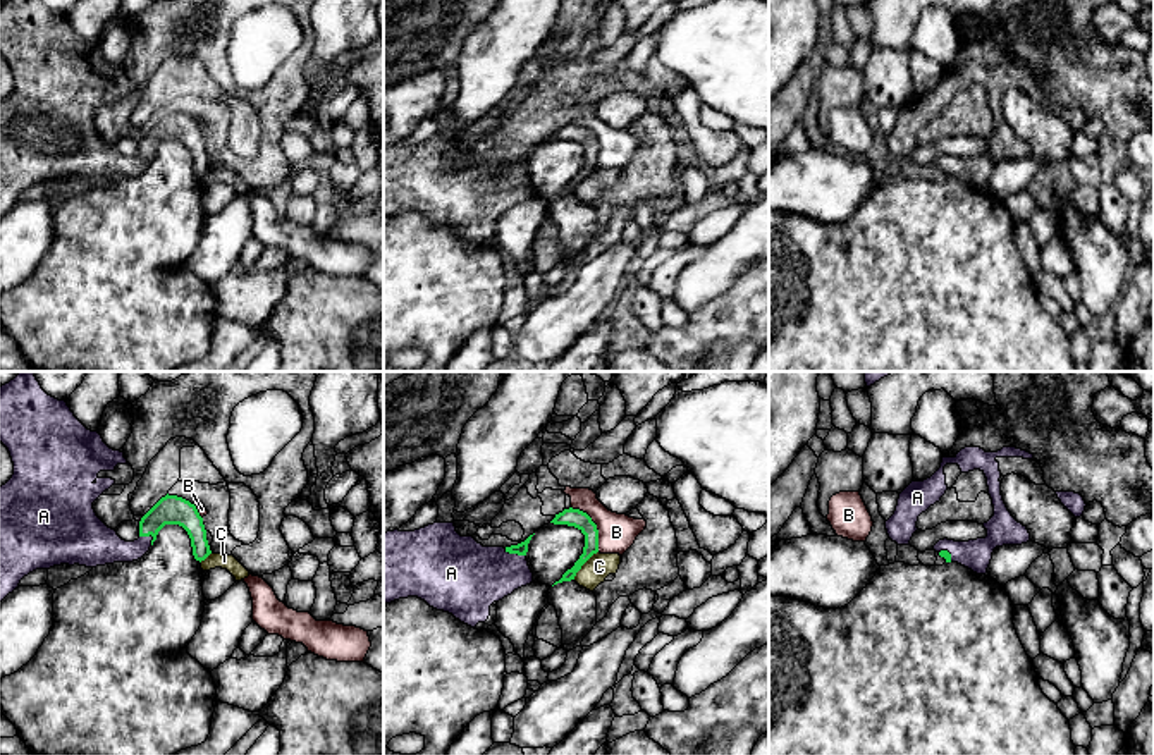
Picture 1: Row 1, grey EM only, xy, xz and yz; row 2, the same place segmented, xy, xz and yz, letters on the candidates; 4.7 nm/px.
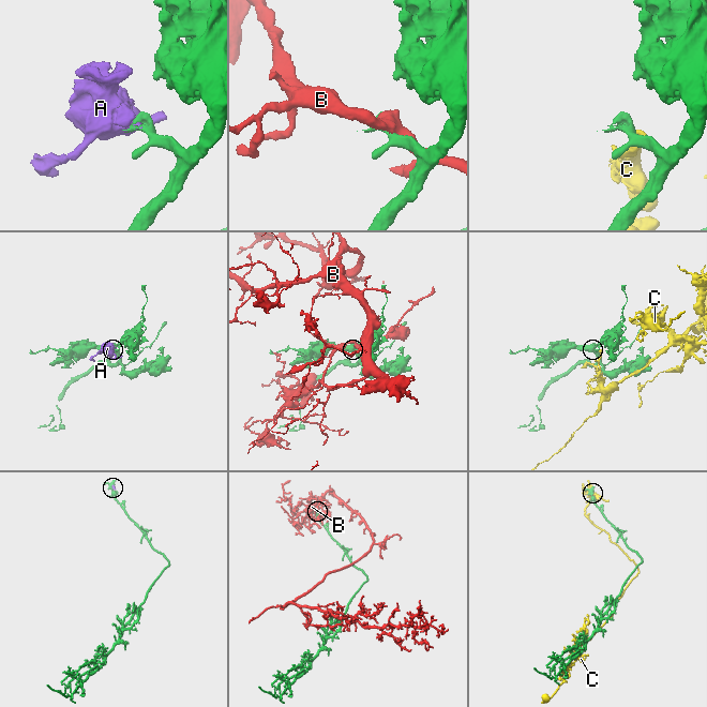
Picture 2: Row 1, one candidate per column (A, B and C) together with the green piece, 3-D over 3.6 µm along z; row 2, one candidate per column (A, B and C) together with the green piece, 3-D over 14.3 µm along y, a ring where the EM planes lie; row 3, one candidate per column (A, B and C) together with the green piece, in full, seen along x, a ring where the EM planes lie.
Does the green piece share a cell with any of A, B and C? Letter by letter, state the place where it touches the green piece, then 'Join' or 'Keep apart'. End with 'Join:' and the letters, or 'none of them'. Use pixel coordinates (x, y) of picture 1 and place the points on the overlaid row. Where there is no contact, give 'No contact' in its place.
A: Touches green at xz (515, 552). Join
B: Touches green at xz (595, 525). Keep apart
C: Touches green at xz (583, 563). Keep apart
Join: A

